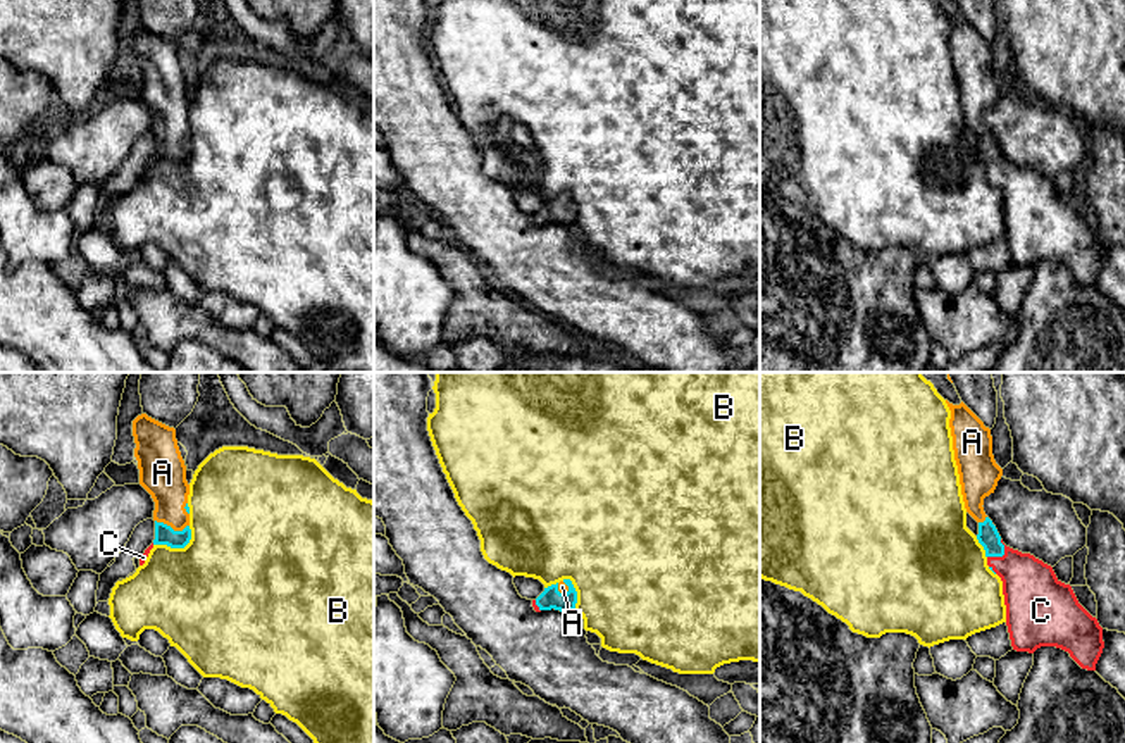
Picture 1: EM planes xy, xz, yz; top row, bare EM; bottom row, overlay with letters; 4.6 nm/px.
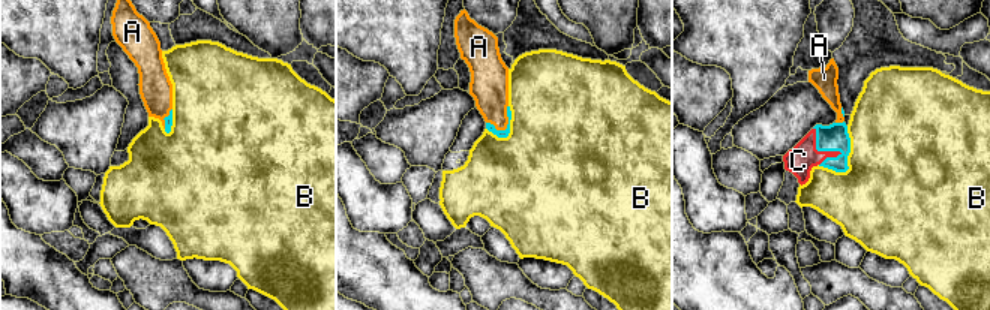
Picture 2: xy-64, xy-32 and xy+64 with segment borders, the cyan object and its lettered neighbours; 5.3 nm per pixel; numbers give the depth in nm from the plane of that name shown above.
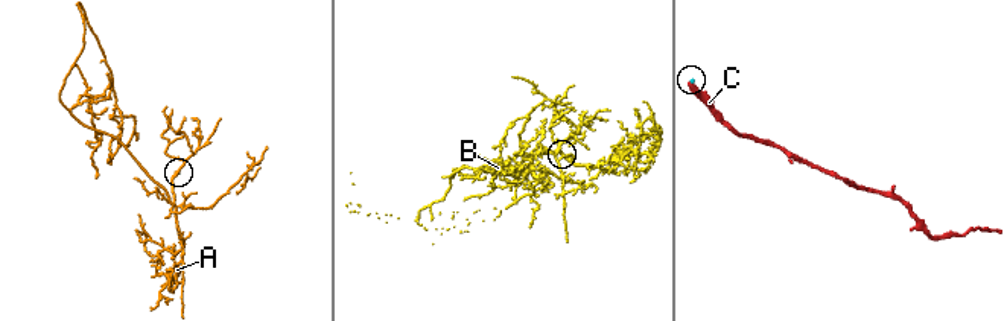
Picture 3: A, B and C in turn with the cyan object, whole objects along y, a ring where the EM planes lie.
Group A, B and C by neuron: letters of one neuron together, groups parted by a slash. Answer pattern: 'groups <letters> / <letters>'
groups A C / B

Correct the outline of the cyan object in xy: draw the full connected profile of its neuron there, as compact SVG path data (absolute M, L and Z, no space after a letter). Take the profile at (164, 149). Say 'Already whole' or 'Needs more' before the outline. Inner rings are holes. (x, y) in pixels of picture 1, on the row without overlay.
Needs more. M146 28L133 34L134 71L140 98L155 116L153 159L184 162L191 153L186 79L181 71L176 43Z

